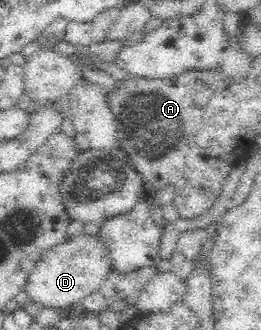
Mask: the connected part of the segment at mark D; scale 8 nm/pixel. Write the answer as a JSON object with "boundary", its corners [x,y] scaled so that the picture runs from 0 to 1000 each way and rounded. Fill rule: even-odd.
{"boundary":[[[310,706],[184,758],[134,806],[92,885],[107,885],[123,912],[157,933],[215,933],[257,945],[287,933],[307,909],[375,885],[398,867],[433,812],[433,773],[425,745],[383,709],[352,715]]]}

